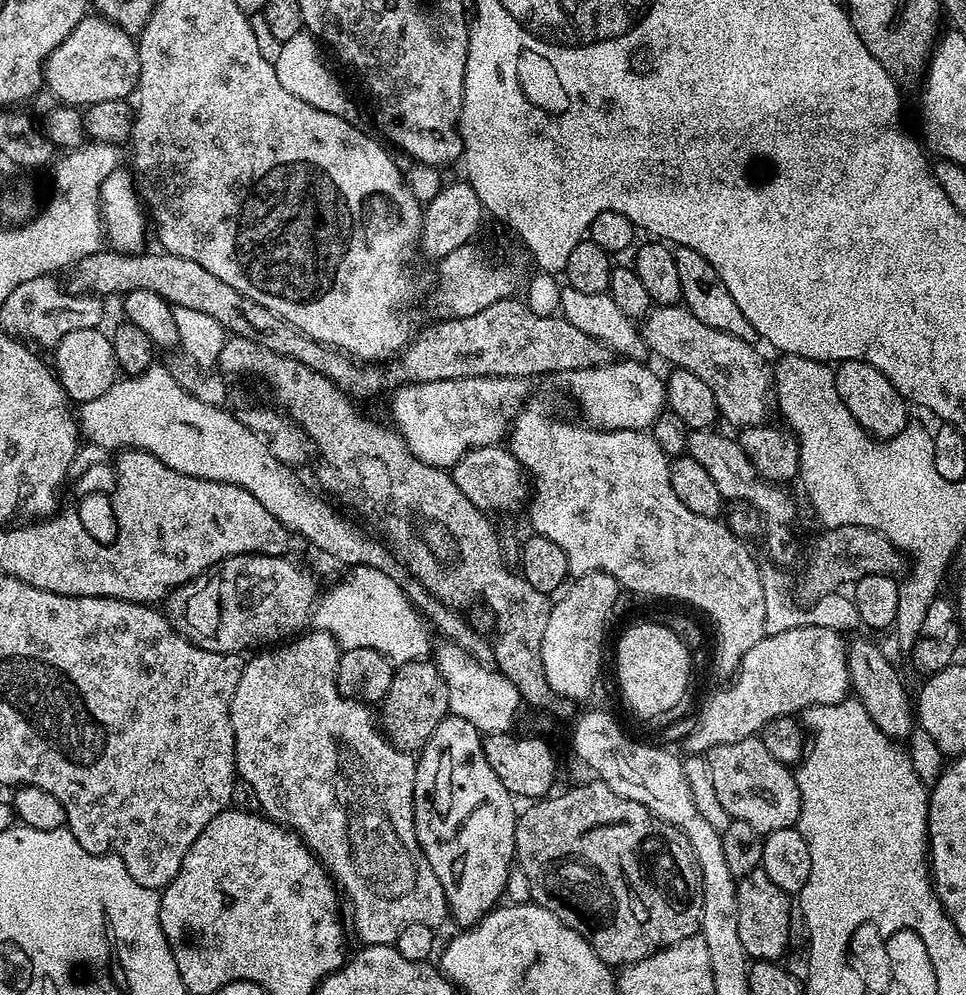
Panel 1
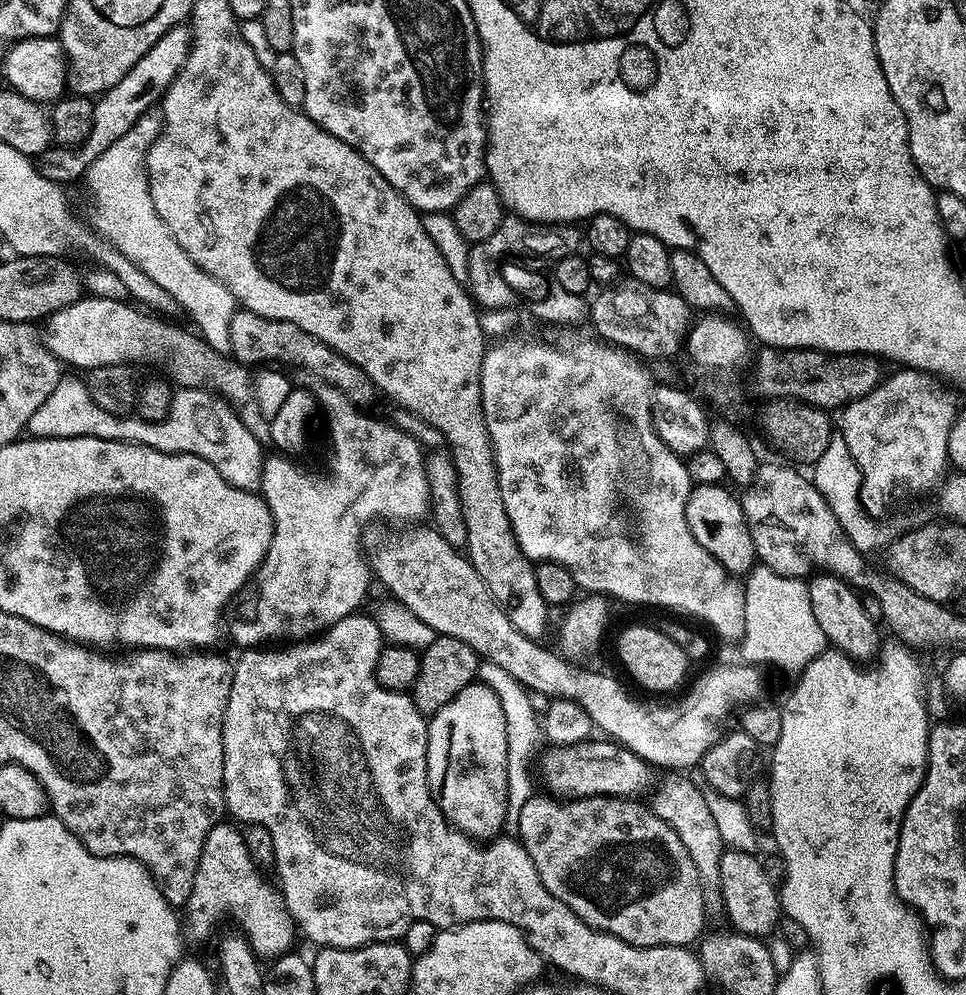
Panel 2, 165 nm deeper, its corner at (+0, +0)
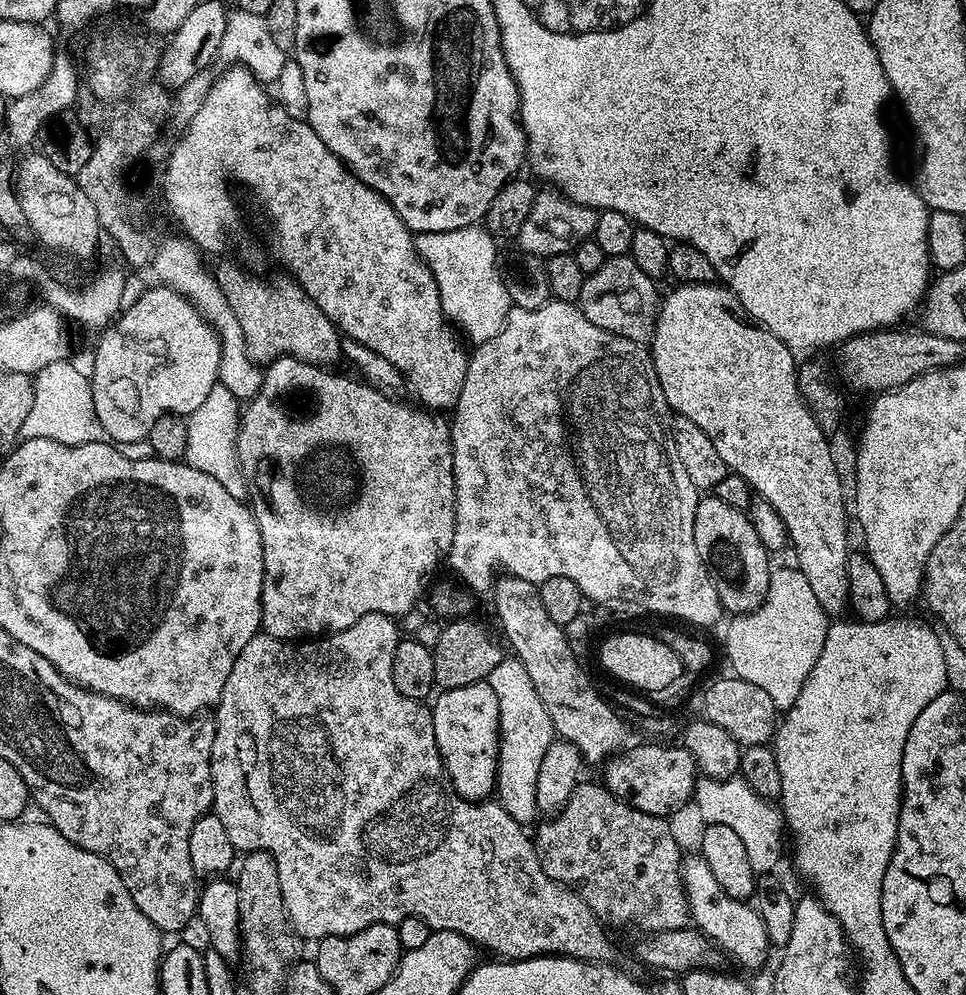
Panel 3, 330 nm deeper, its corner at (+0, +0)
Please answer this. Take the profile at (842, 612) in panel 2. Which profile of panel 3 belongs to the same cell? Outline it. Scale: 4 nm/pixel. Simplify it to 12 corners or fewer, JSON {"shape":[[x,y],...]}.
{"shape":[[729,288],[660,302],[658,392],[774,506],[829,618],[844,484],[793,349]]}

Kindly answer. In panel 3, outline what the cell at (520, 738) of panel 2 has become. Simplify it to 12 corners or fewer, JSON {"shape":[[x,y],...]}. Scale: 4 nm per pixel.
{"shape":[[505,658],[498,694],[498,803],[538,816],[535,786],[554,729],[526,666]]}

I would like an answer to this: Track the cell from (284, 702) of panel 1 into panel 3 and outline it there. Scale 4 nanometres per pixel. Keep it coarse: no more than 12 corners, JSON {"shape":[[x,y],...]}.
{"shape":[[381,612],[257,634],[212,808],[297,937],[417,916],[611,961],[495,799],[450,790]]}

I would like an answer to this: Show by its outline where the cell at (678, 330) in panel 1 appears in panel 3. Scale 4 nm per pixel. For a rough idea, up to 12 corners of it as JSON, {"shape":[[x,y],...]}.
{"shape":[[631,256],[587,273],[578,306],[647,345],[661,293]]}

